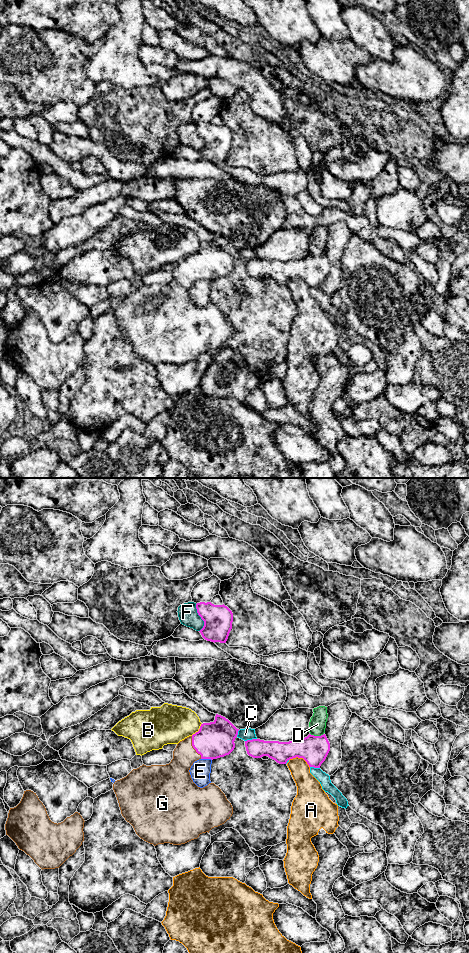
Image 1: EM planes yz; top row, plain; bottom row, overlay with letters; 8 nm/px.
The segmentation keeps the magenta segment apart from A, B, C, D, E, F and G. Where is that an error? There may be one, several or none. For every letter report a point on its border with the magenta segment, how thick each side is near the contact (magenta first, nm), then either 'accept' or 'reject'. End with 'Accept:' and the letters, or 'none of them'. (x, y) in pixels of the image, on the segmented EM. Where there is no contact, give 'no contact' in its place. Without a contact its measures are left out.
A: contact yz (300, 757); calibres 220 and 190 nm; reject
B: contact yz (199, 730); calibres 280 and 320 nm; reject
C: contact yz (250, 740); calibres 160 and 100 nm; reject
D: contact yz (317, 736); calibres 220 and 140 nm; reject
E: contact yz (206, 758); calibres 280 and 160 nm; reject
F: contact yz (201, 618); calibres 220 and 160 nm; reject
G: contact yz (193, 747); calibres 280 and 200 nm; accept
Accept: G

